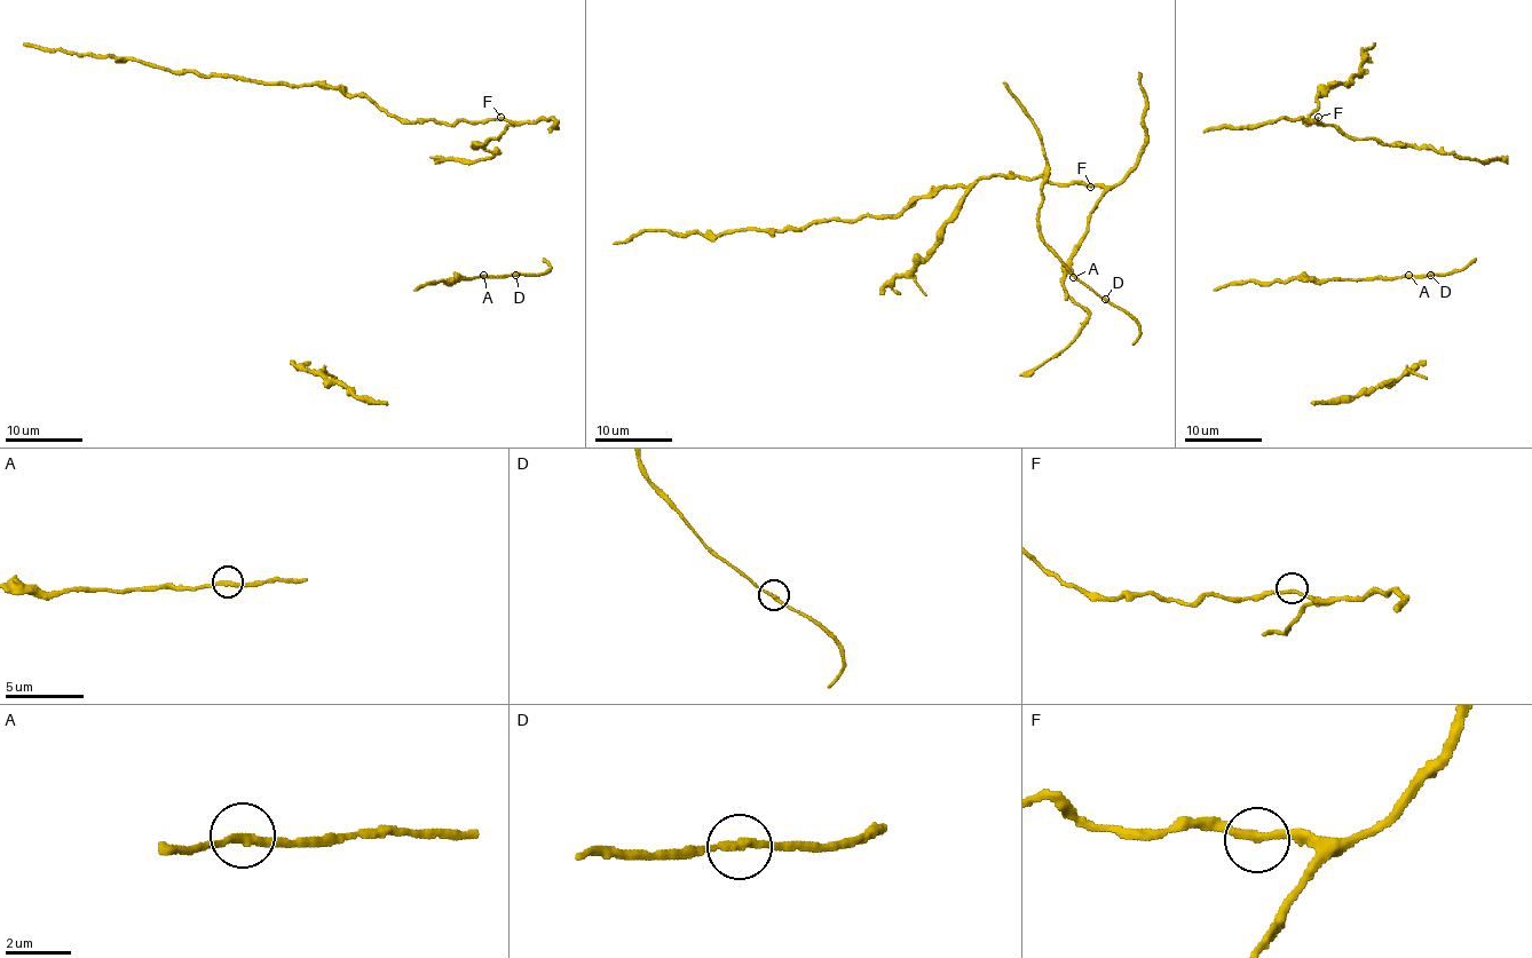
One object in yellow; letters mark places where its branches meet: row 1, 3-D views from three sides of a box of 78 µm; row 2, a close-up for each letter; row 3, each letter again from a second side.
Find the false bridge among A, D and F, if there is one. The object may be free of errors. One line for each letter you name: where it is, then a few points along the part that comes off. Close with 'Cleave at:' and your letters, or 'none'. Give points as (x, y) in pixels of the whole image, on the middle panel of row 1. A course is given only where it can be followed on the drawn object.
Cleave at: none

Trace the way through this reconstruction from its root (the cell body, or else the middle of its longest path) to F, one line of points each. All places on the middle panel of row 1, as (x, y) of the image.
F: (1065, 289), (1064, 266), (1084, 232), (1087, 218), (1104, 190), (1090, 187)

